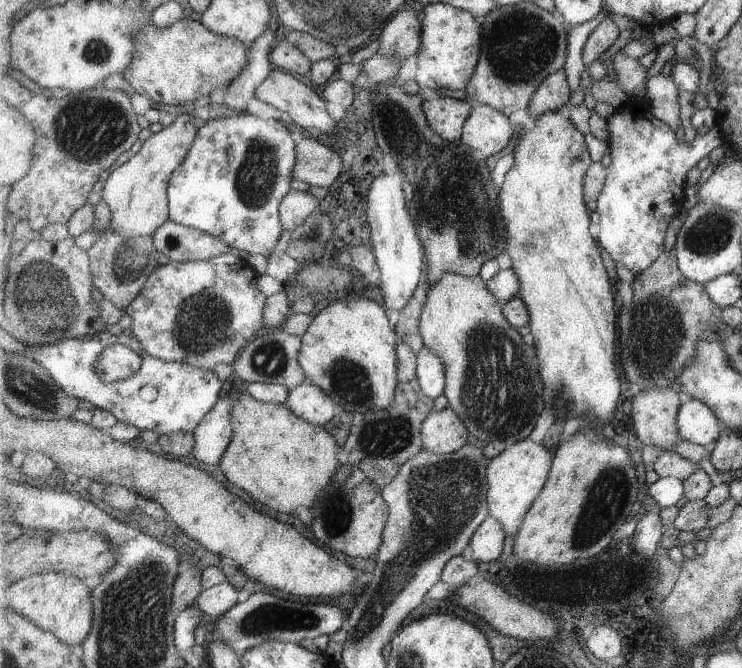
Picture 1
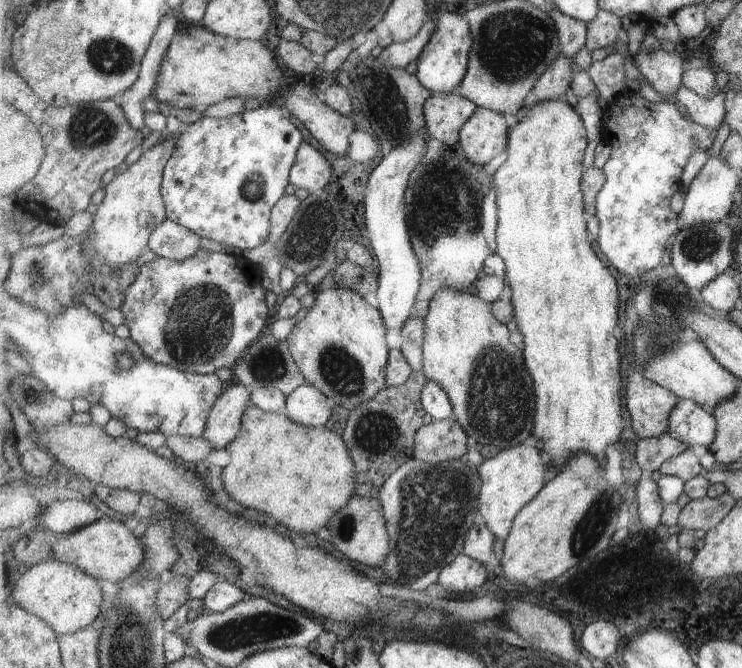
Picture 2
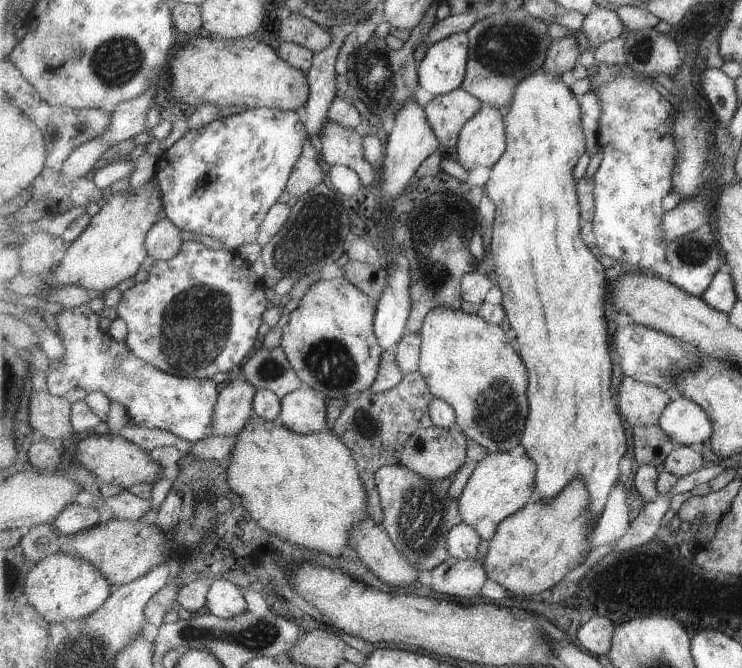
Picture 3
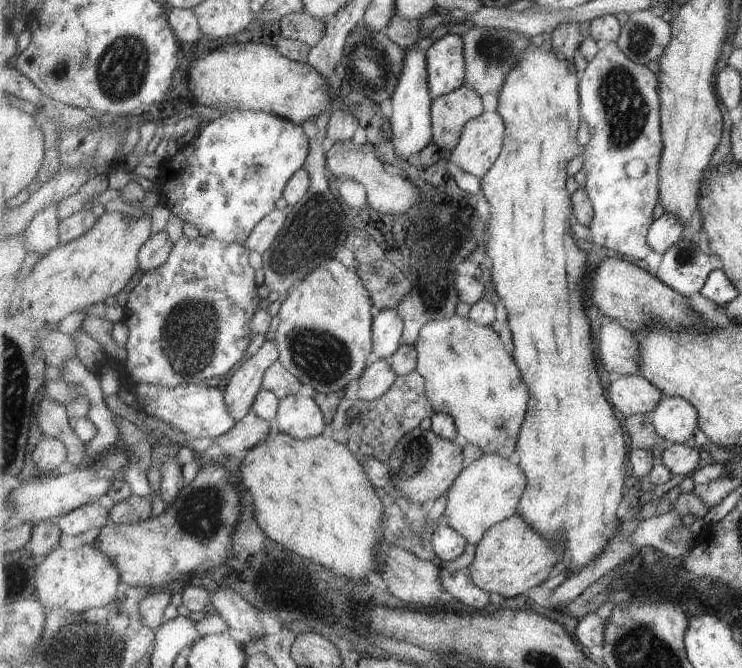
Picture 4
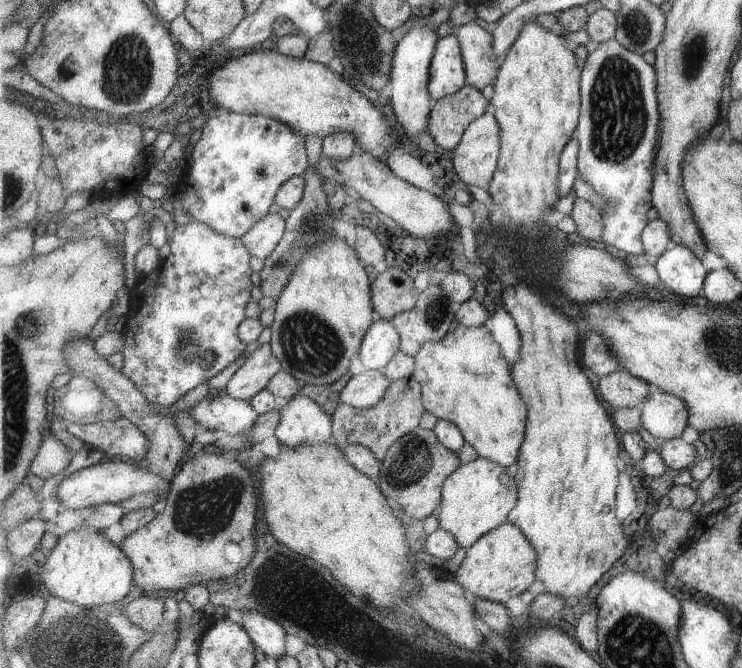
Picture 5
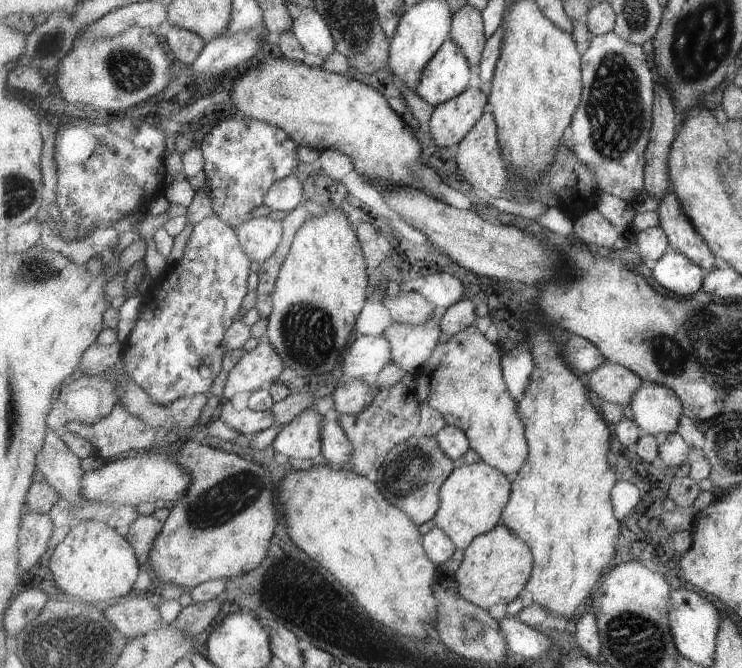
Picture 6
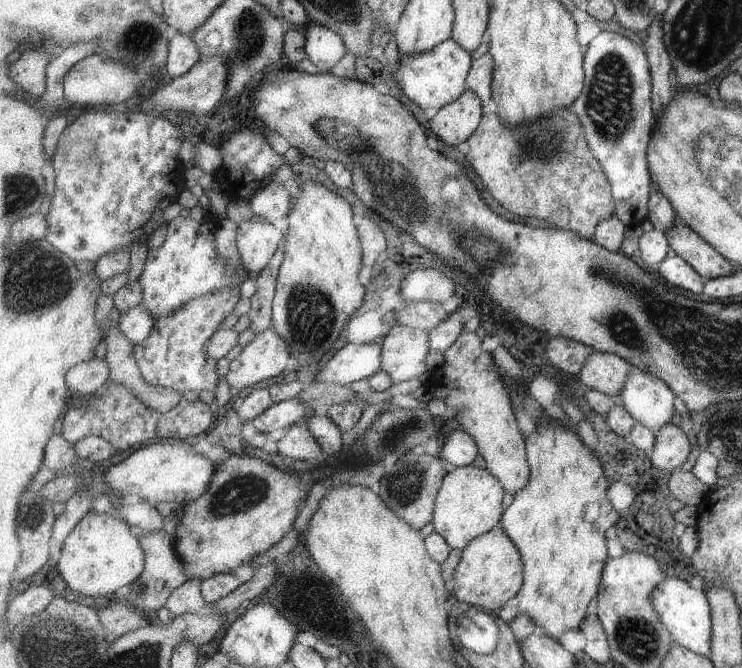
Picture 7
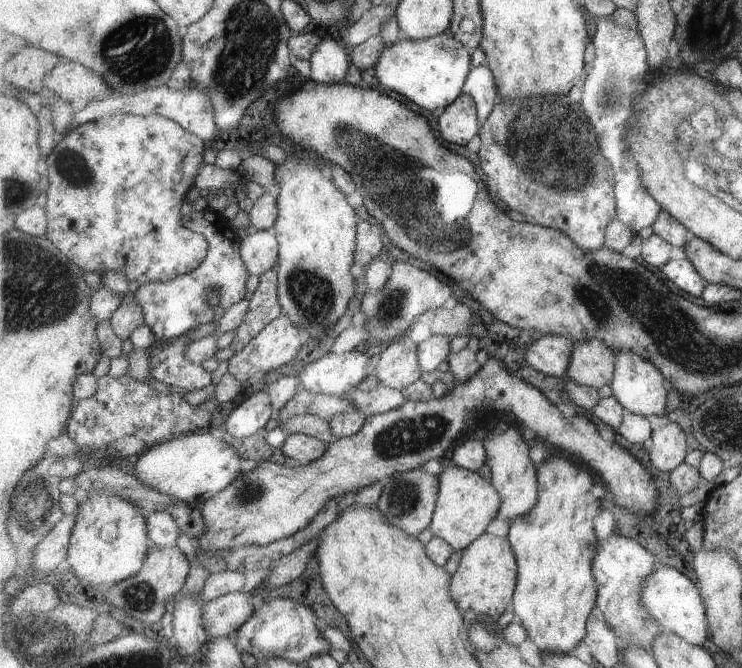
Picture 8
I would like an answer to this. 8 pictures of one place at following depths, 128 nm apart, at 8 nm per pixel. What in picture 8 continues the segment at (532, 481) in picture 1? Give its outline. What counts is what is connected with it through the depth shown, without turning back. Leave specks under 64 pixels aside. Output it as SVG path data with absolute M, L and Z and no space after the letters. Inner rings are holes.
M461 467L447 468L440 476L438 504L430 524L433 536L441 537L455 550L465 550L487 532L487 526L498 518L502 508L502 494L492 481L481 474Z

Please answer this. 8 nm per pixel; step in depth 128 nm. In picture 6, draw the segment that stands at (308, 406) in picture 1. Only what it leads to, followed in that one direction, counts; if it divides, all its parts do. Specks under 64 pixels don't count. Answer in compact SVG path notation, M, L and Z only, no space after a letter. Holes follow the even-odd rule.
M314 409L304 410L288 422L273 441L275 451L289 458L315 460L322 454L323 416Z

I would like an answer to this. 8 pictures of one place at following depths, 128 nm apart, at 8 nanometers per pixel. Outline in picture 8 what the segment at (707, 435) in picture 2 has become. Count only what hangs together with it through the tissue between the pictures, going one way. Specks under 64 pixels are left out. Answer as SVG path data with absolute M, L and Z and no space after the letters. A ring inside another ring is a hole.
M619 352L618 362L614 372L614 380L611 384L615 398L630 413L647 416L663 416L667 412L667 400L672 384L663 376L662 371L652 362L645 360L634 352Z

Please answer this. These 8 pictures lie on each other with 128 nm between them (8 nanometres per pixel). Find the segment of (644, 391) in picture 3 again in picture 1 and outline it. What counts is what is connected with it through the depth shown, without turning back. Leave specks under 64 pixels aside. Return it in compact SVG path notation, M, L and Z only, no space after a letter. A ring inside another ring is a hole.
M649 388L641 392L633 400L633 420L635 420L635 435L643 446L661 446L665 451L671 451L681 440L677 430L677 418L684 395L675 388Z

